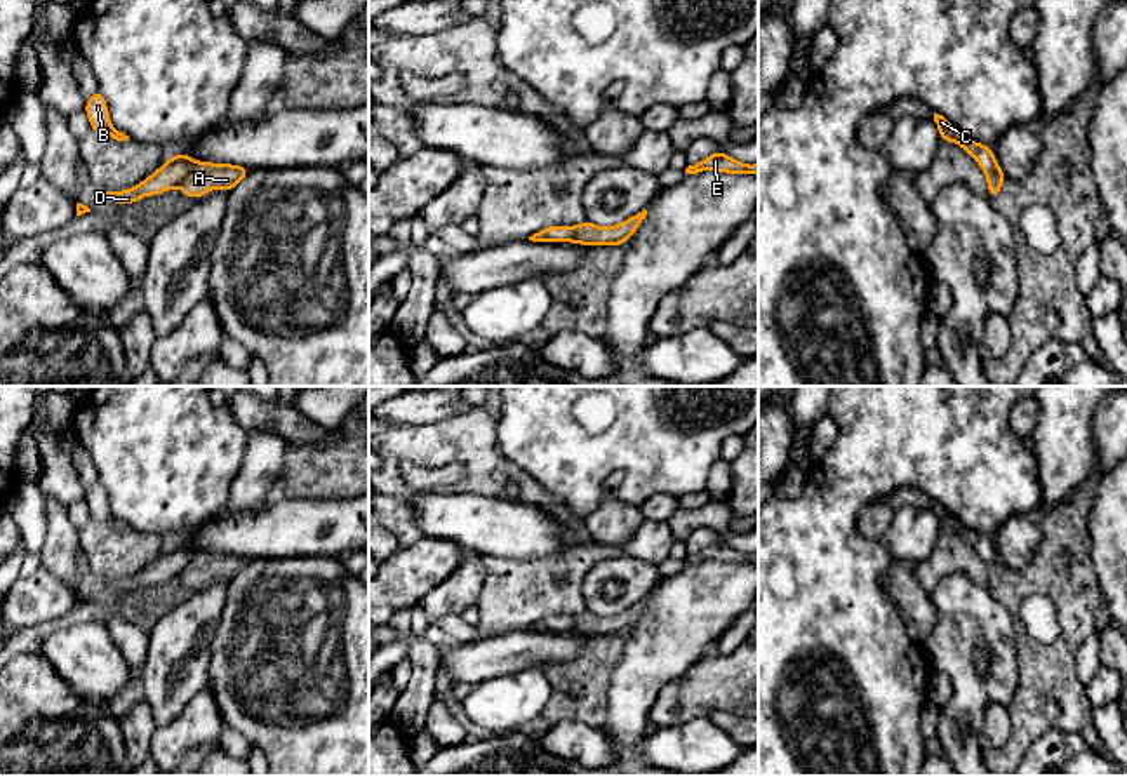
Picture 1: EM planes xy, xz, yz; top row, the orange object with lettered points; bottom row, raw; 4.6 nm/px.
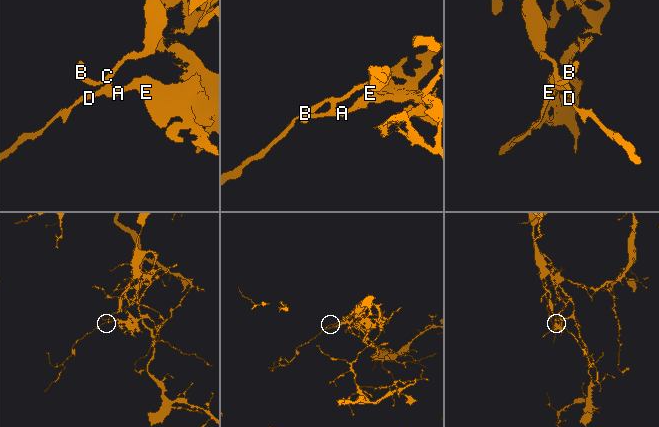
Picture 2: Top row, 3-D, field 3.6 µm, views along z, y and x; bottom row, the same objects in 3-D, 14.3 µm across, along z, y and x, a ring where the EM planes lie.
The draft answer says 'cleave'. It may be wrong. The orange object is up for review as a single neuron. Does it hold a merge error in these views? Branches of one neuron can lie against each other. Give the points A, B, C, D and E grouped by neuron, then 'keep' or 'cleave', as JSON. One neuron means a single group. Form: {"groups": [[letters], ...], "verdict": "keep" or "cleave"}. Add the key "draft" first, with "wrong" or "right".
{"draft": "right", "groups": [["A", "E"], ["B", "C", "D"]], "verdict": "cleave"}

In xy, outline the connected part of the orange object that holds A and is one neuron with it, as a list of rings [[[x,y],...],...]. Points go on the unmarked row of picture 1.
[[[195,552],[179,576],[186,586],[198,588],[214,578],[233,579],[249,562],[240,555]]]

